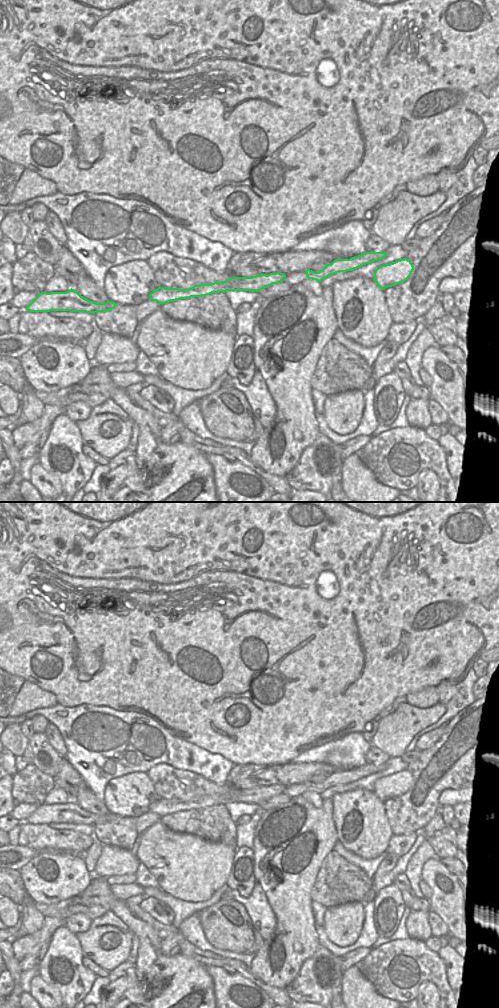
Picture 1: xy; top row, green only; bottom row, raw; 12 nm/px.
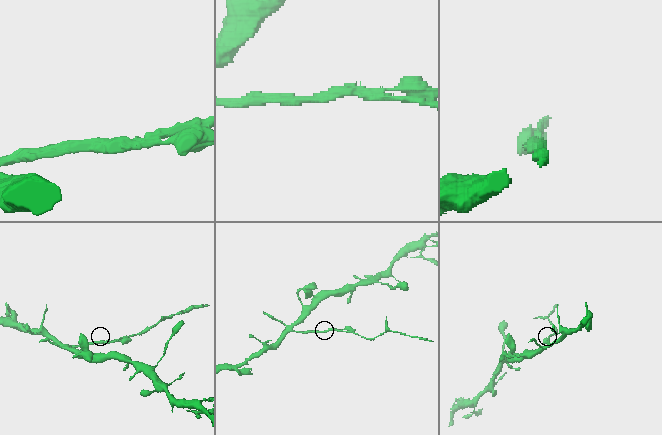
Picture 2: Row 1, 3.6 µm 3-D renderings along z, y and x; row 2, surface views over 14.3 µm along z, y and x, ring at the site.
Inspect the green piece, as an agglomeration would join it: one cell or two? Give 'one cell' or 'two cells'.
two cells

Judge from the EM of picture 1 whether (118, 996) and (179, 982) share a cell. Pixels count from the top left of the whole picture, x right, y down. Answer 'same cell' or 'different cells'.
same cell

